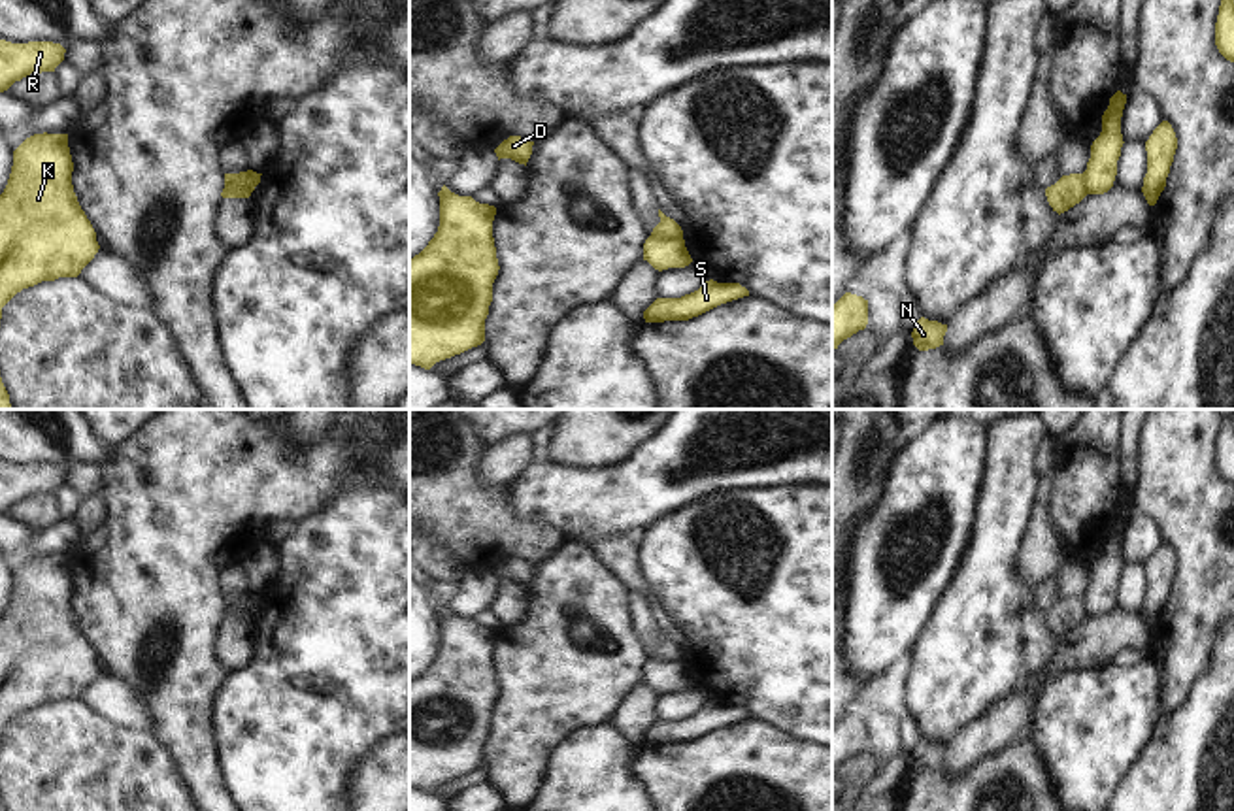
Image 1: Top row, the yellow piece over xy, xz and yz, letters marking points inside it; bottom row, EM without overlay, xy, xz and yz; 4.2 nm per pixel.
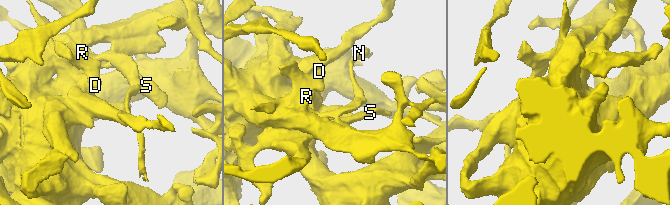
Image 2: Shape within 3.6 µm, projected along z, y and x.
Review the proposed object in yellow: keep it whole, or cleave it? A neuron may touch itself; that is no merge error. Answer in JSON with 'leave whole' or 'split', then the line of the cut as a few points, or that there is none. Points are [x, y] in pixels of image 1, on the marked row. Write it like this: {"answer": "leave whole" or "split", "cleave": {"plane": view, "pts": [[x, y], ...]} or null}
{"answer": "split", "cleave": {"plane": "xy", "pts": [[225, 183], [248, 180], [253, 189]]}}

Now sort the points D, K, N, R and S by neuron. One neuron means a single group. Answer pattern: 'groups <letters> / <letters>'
groups D K R S / N

